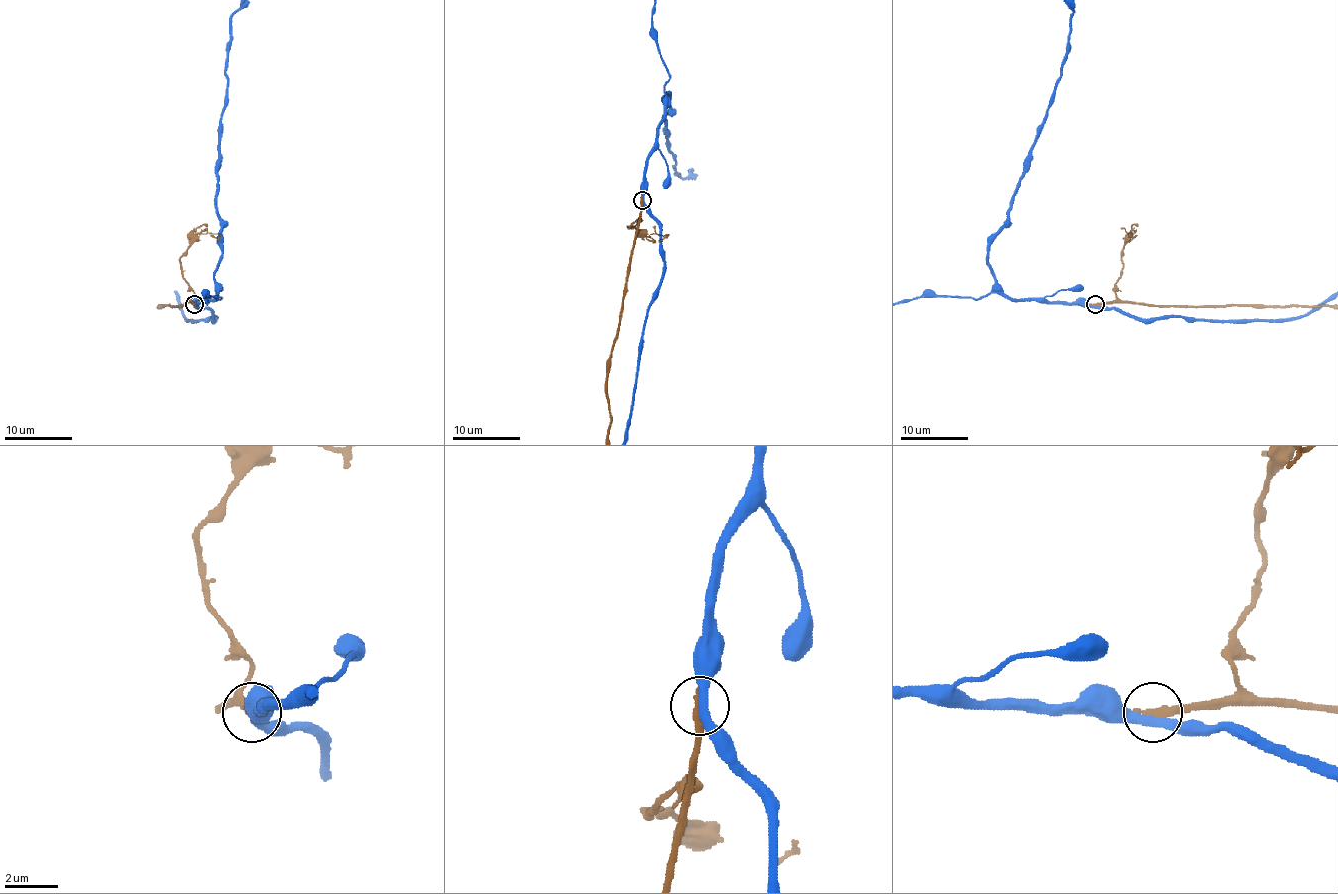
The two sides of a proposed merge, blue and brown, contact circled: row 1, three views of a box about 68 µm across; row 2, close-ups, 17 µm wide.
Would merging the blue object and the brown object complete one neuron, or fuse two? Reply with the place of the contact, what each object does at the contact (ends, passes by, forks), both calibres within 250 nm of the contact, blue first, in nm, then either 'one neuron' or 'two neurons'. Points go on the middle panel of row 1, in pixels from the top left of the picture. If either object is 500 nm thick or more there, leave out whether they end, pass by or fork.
(642, 200) | blue passes by | brown ends | 360/380 nm | two neurons

